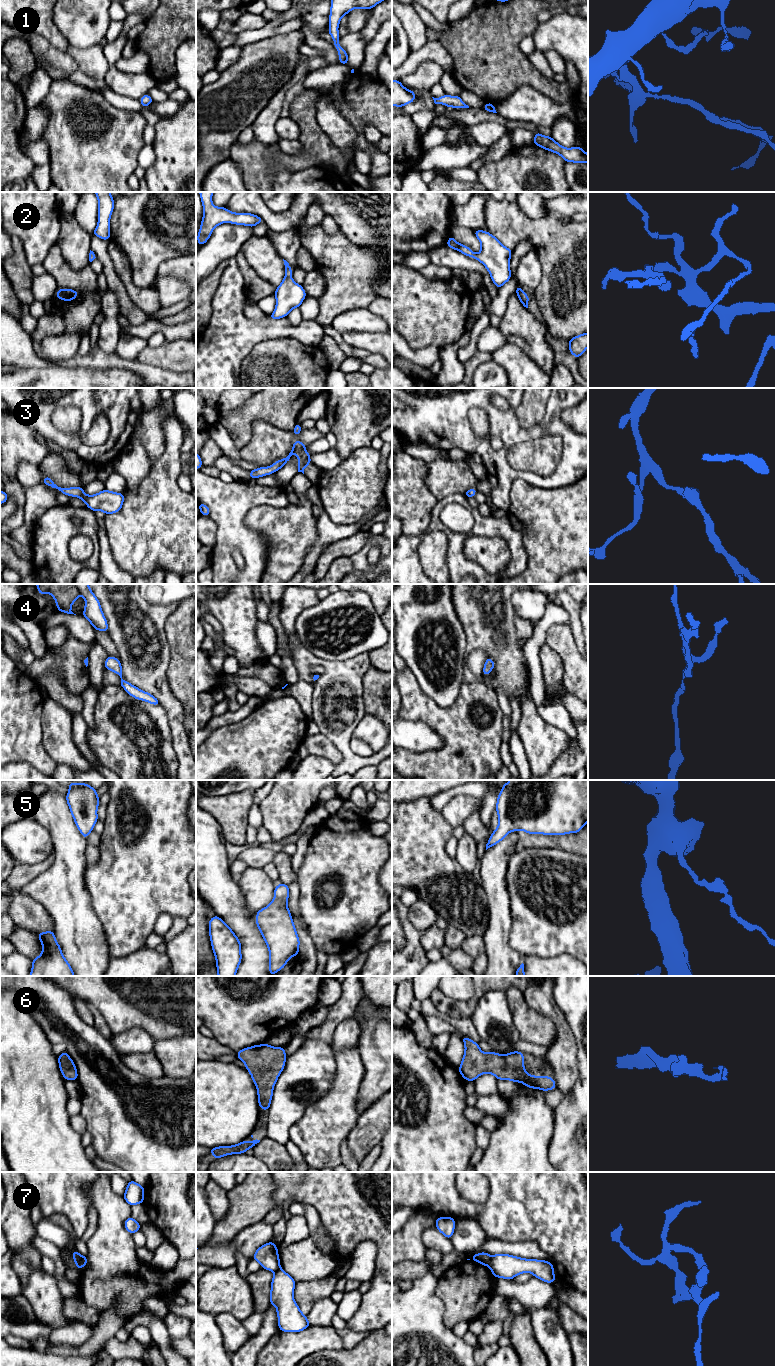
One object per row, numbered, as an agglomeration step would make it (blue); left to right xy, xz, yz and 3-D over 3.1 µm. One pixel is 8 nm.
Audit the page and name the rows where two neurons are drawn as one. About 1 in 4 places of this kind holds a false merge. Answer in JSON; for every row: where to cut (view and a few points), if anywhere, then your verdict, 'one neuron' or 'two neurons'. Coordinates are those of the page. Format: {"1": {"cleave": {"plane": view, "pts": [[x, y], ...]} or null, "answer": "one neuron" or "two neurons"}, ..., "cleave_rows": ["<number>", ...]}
{"1": {"cleave": null, "answer": "one neuron"}, "2": {"cleave": null, "answer": "one neuron"}, "3": {"cleave": null, "answer": "one neuron"}, "4": {"cleave": null, "answer": "one neuron"}, "5": {"cleave": null, "answer": "one neuron"}, "6": {"cleave": null, "answer": "one neuron"}, "7": {"cleave": {"plane": "xy", "pts": [[82, 1256], [78, 1267]]}, "answer": "two neurons"}, "cleave_rows": ["7"]}

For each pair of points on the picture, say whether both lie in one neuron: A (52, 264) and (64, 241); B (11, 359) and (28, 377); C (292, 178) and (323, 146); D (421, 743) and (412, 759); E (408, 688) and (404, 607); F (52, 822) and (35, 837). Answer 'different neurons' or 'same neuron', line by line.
A: different neurons
B: different neurons
C: different neurons
D: different neurons
E: different neurons
F: different neurons

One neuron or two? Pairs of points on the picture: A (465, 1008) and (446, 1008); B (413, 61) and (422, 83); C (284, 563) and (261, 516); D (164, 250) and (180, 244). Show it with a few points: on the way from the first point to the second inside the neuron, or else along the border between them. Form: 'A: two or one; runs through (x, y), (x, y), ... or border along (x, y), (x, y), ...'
A: one; runs through (460, 1009), (451, 1009)
B: two; border along (439, 63), (424, 60), (411, 73), (402, 77)
C: one; runs through (284, 551), (284, 539), (273, 528)
D: one; runs through (168, 246), (176, 244)

